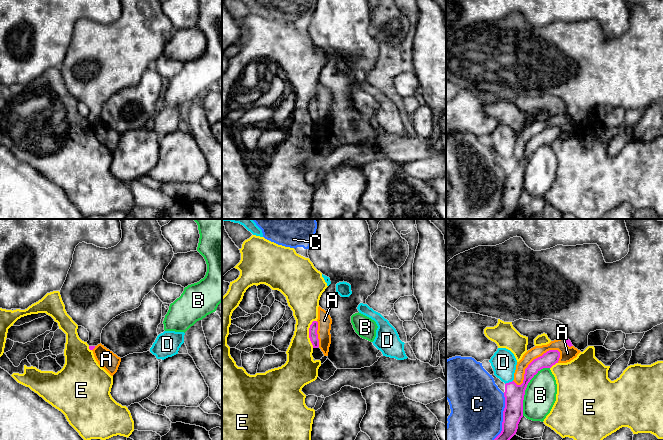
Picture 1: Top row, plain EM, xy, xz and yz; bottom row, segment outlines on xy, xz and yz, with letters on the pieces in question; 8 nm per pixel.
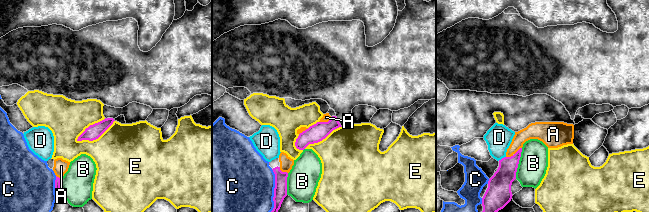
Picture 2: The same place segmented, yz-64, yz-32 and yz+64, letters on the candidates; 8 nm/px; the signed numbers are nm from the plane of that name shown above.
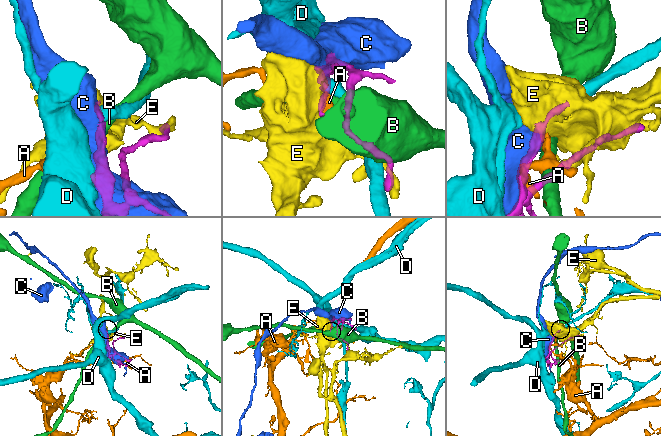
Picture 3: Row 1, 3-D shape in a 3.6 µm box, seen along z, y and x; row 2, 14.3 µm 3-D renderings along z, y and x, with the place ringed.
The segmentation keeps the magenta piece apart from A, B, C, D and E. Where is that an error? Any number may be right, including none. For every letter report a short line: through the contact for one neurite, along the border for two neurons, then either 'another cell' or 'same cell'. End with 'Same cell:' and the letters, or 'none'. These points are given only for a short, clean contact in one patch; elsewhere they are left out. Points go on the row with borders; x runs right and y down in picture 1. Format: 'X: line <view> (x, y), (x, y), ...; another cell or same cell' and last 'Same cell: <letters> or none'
A: another cell
B: another cell
C: another cell
D: another cell
E: another cell
Same cell: none

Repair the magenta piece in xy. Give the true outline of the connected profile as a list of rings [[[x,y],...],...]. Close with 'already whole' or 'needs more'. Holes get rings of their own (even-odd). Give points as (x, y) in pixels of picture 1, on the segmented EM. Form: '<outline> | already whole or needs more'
[[[120,219],[120,222],[122,238],[116,246],[106,249],[85,242],[76,246],[71,267],[59,291],[67,314],[89,332],[87,344],[90,350],[101,343],[102,330],[113,318],[141,305],[143,298],[163,279],[164,271],[174,256],[157,219]]] | needs more

